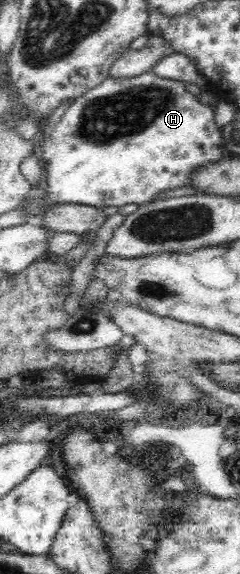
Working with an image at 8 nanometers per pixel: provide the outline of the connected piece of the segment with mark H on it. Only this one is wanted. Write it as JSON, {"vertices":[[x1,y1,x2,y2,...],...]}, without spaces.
{"vertices":[[153,71,140,74,134,77,122,77,114,78,108,77,89,89,86,93,83,93,80,97,77,97,62,119,56,124,51,125,46,133,41,137,44,140,42,143,42,161,44,161,43,167,46,167,46,201,38,207,34,207,30,211,30,217,38,217,40,213,44,213,46,209,51,208,52,205,74,203,74,205,92,206,95,208,110,207,122,207,122,205,130,205,130,203,136,203,141,206,142,204,148,204,152,202,152,199,160,193,160,191,166,191,166,189,174,189,174,187,188,186,188,175,194,169,200,168,200,165,210,163,210,161,220,161,224,157,224,147,222,147,222,132,219,125,215,122,215,111,213,106,206,106,196,98,196,92,192,92,188,85,184,82,158,77]]}

